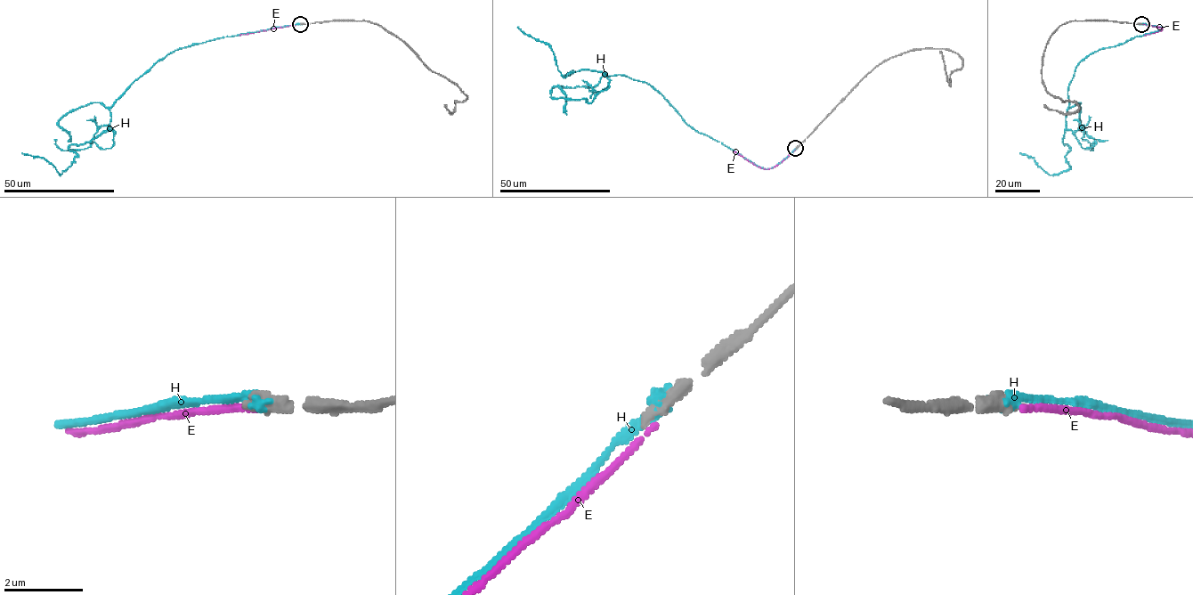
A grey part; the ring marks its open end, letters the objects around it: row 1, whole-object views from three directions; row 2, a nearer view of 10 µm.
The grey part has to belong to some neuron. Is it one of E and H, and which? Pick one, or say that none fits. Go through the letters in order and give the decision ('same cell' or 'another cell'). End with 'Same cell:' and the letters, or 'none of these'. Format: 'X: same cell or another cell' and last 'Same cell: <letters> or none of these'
E: another cell
H: another cell
Same cell: none of these

